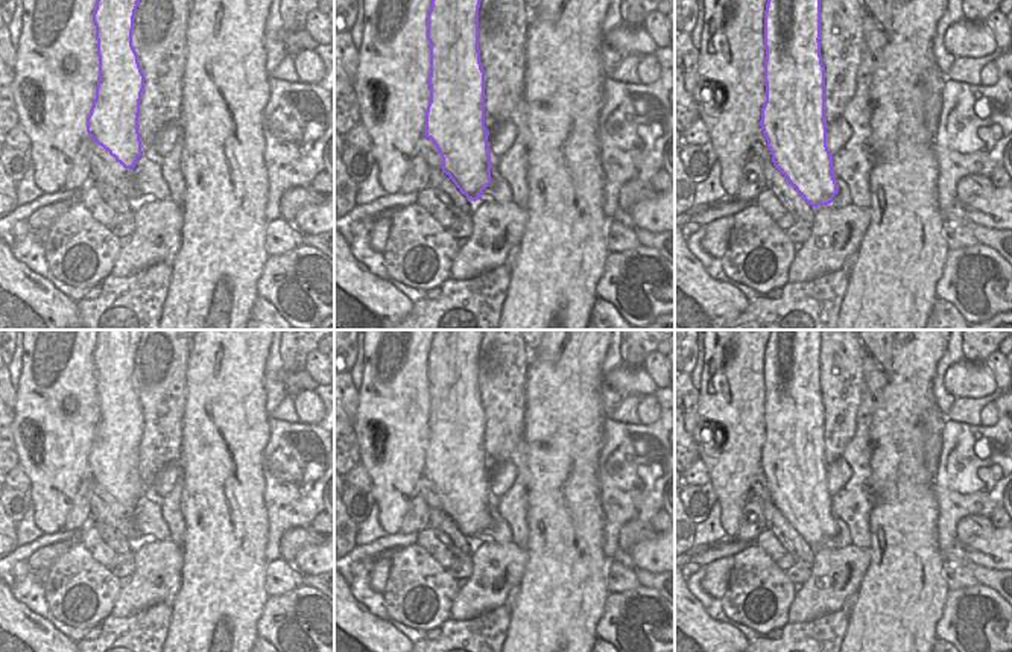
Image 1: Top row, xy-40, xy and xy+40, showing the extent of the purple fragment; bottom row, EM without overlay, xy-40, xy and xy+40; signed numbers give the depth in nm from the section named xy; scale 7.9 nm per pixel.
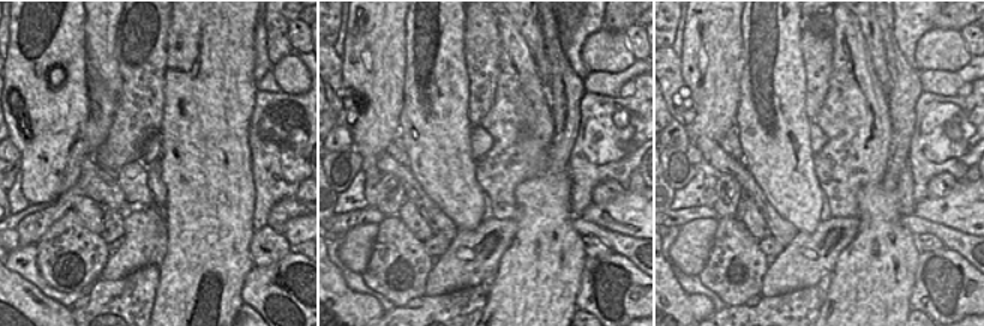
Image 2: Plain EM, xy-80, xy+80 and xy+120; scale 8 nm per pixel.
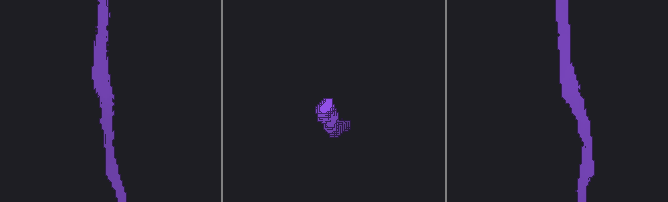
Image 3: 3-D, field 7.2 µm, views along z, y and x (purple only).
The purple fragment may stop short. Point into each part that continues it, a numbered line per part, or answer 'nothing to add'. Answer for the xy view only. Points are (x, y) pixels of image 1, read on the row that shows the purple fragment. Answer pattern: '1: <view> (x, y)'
nothing to add

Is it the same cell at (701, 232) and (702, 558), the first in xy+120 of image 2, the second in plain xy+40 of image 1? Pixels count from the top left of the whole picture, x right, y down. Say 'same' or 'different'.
different

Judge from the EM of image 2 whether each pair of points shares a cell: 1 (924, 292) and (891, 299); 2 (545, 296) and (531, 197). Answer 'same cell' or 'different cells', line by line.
1: different cells
2: same cell

